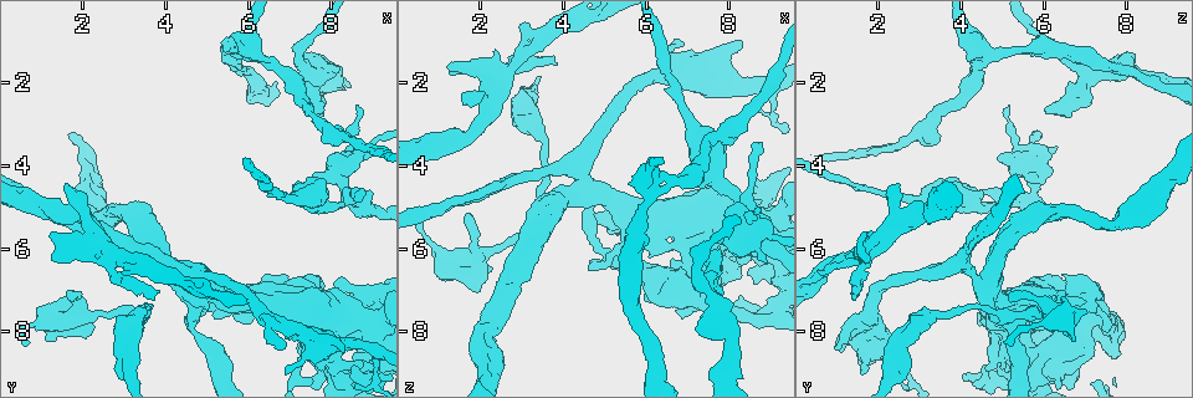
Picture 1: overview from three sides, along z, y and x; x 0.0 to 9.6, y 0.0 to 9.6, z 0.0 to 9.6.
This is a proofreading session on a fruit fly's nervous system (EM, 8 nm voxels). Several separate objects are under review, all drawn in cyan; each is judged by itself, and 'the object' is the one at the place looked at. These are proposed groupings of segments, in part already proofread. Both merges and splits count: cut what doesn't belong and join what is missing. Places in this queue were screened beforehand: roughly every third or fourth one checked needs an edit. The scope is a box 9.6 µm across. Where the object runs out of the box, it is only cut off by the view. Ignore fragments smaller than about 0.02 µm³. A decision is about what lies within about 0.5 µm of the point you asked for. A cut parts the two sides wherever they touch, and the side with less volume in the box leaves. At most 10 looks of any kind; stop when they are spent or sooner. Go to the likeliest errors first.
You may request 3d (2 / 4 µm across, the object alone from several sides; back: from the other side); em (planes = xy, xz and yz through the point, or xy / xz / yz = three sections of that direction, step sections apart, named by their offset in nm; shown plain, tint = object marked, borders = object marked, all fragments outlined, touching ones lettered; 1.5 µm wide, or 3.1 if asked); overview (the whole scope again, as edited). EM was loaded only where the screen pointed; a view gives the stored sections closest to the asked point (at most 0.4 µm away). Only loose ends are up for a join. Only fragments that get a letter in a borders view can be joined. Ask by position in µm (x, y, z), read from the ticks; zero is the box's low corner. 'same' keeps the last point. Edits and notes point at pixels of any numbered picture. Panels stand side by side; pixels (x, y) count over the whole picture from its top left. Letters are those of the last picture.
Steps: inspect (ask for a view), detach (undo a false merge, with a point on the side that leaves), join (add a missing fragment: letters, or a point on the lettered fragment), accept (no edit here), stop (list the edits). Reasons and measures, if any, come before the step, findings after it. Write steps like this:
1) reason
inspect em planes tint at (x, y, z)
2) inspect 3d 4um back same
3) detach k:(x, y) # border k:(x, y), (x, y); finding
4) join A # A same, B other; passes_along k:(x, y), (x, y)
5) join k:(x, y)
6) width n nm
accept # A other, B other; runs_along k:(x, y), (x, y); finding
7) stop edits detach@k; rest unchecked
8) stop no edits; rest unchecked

free end
inspect em planes tint at (8.80, 4.60, 3.40)

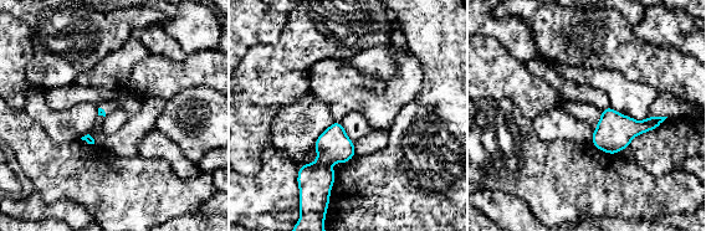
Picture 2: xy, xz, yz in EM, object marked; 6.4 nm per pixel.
inspect em planes borders same

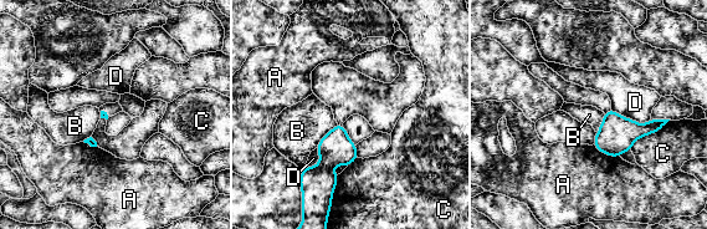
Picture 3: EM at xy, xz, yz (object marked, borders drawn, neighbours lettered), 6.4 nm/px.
longest_contact C 320 nm
accept # A other, B other, C other, D other; none of them fits

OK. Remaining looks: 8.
thick turns thin
inspect 3d 4um at (6.40, 7.25, 5.40)

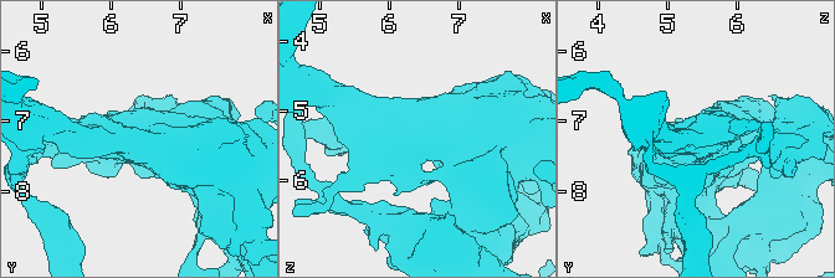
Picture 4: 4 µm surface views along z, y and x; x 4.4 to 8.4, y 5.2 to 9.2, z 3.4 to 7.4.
inspect em planes plain at (6.35, 7.30, 5.45)

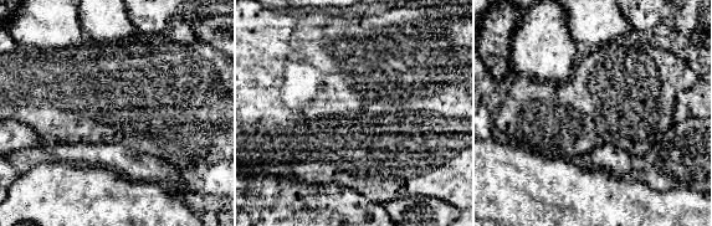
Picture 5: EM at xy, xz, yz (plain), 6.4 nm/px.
inspect em planes borders same

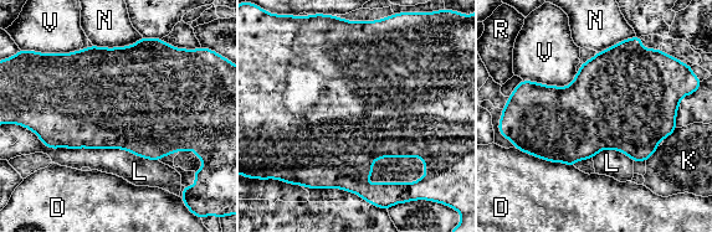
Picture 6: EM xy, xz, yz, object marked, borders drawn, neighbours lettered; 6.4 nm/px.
accept # D other, K other, L other, N other, R other, V other; border 6:(35, 132), (158, 161); continuous, no second neuron

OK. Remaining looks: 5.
an open end
inspect em xy step 8 tint at (3.85, 7.05, 1.50)

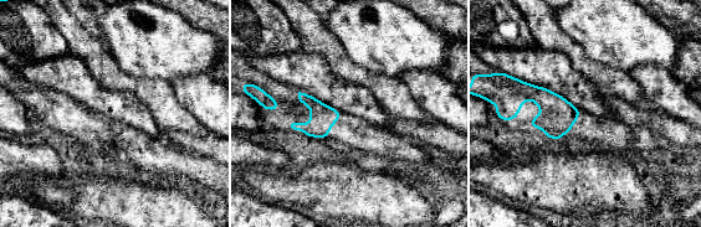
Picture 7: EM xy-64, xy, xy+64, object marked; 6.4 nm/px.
inspect em planes borders same

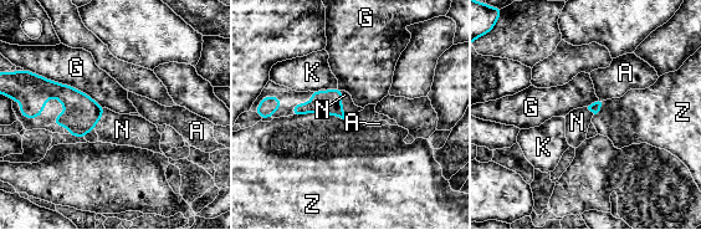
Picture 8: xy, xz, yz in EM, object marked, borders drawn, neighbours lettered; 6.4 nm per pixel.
longest_contact G 500 nm
join N # A other, G other, K other, N same, Z other; it goes on there

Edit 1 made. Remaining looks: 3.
thin end
inspect 3d 2um at (8.55, 2.50, 5.20)

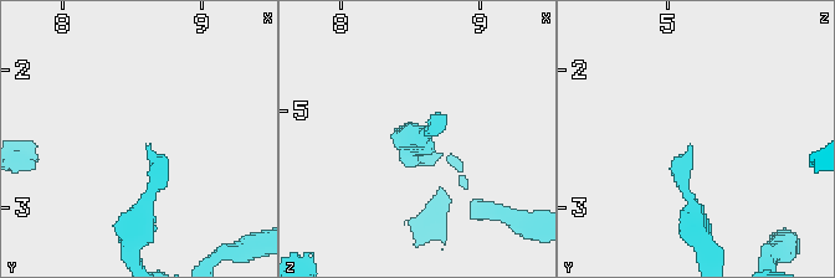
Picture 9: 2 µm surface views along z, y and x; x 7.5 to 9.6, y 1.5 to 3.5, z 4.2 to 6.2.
inspect em xy step 4 plain at (8.60, 2.56, 5.16)

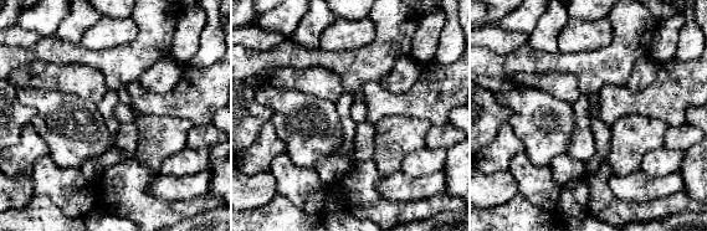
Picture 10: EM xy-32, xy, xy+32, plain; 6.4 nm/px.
inspect em xy step 4 borders same

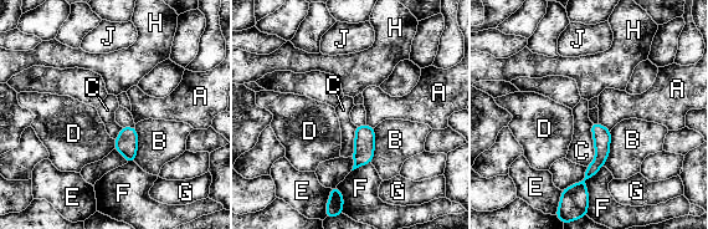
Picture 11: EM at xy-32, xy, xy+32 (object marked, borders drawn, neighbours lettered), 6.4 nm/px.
accept # A other, B other, C other, D other, E other, F other, G other, H other, J other; border 11:(591, 122), (594, 159), (586, 167); none of them fits

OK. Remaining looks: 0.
stop edits join@8; rest unchecked

